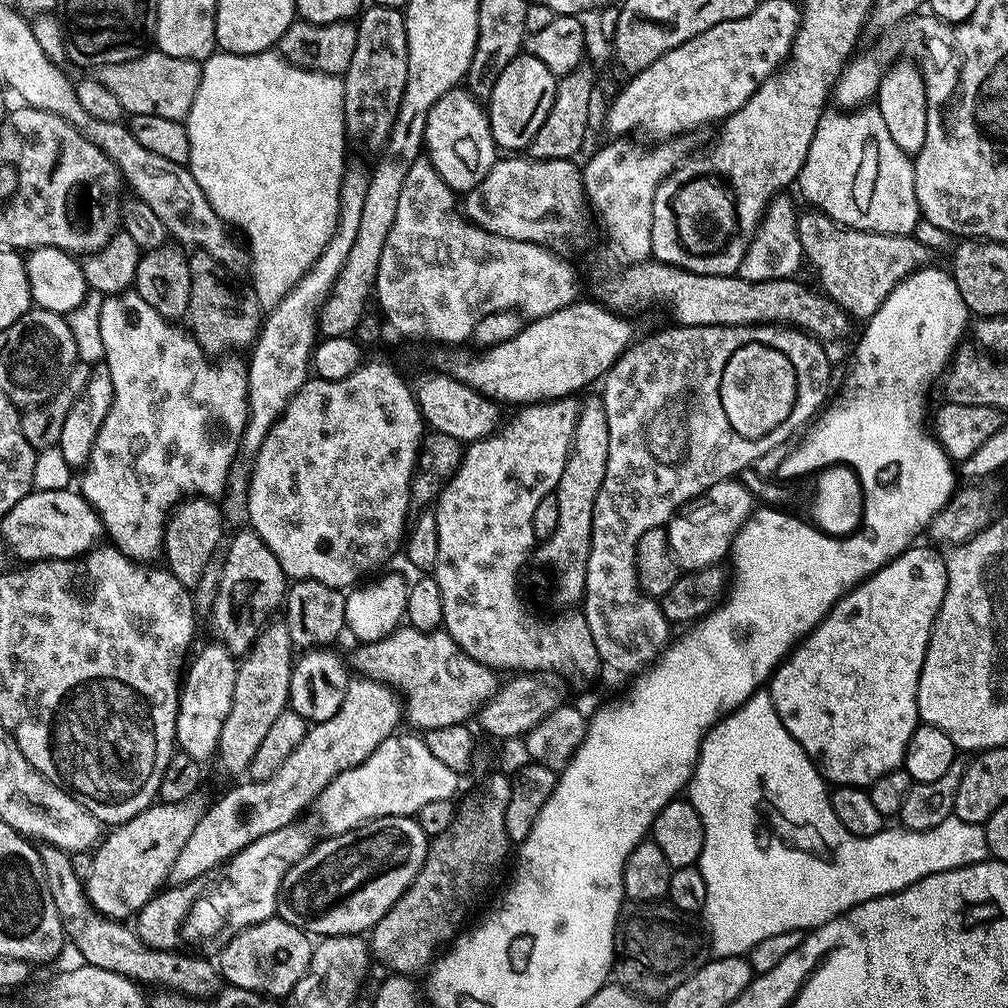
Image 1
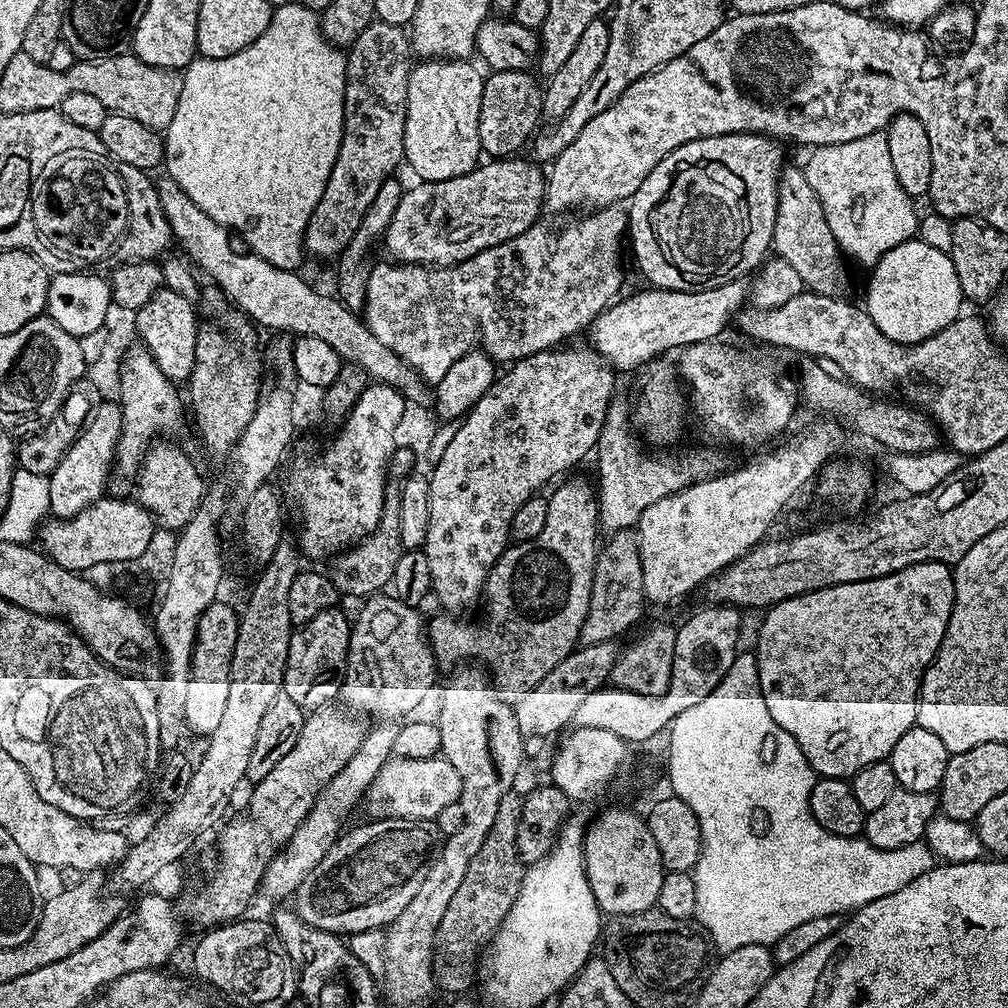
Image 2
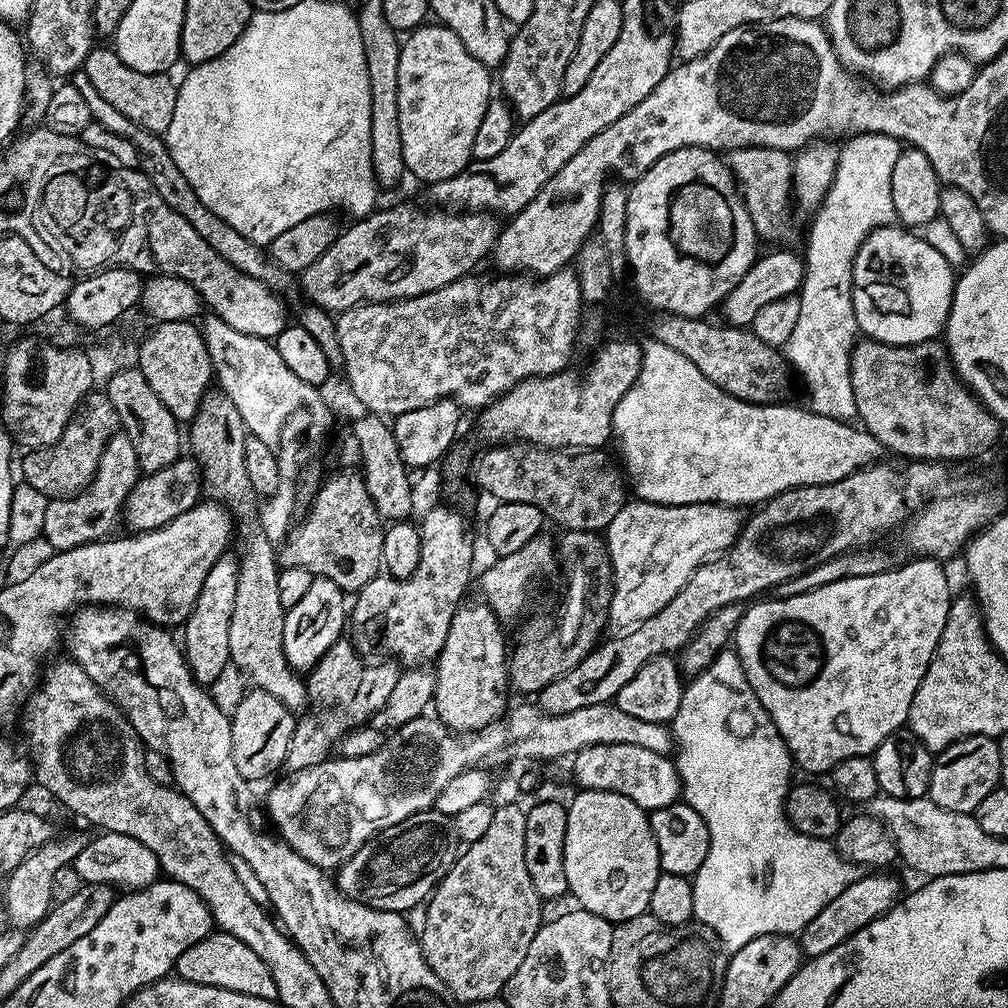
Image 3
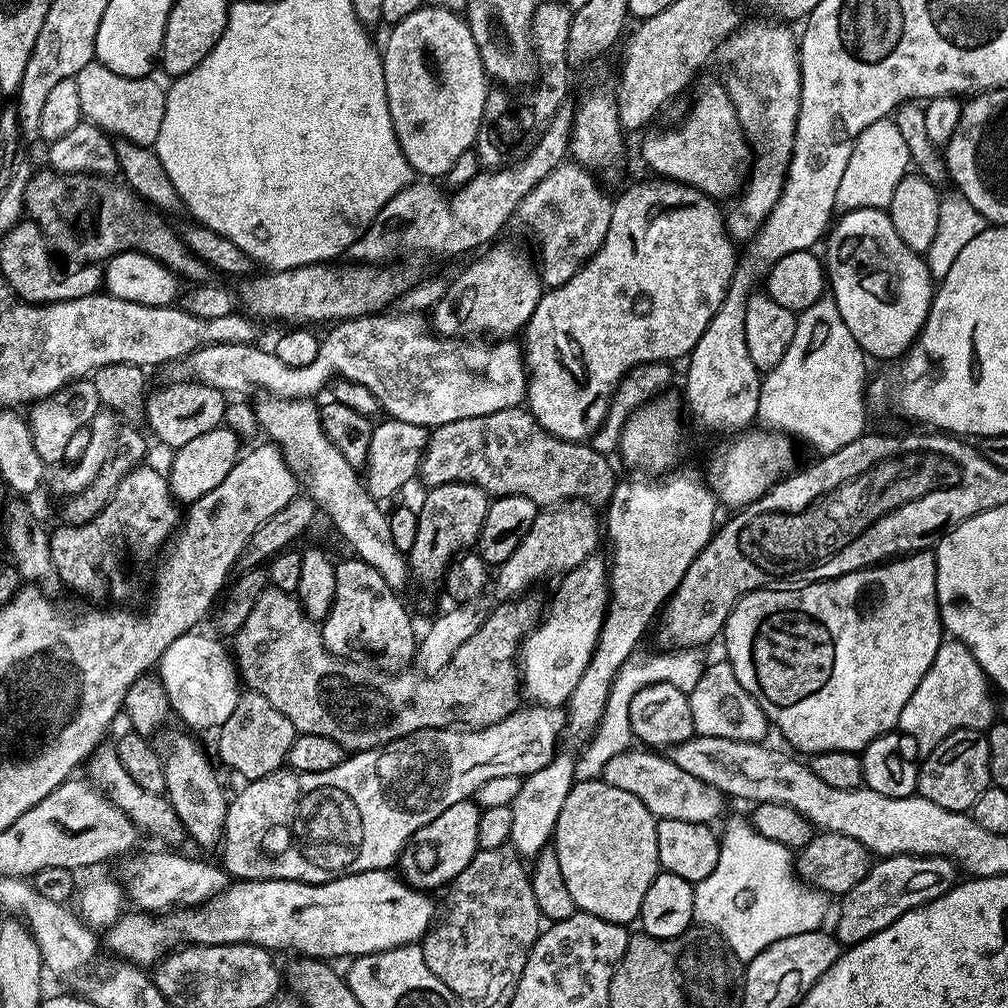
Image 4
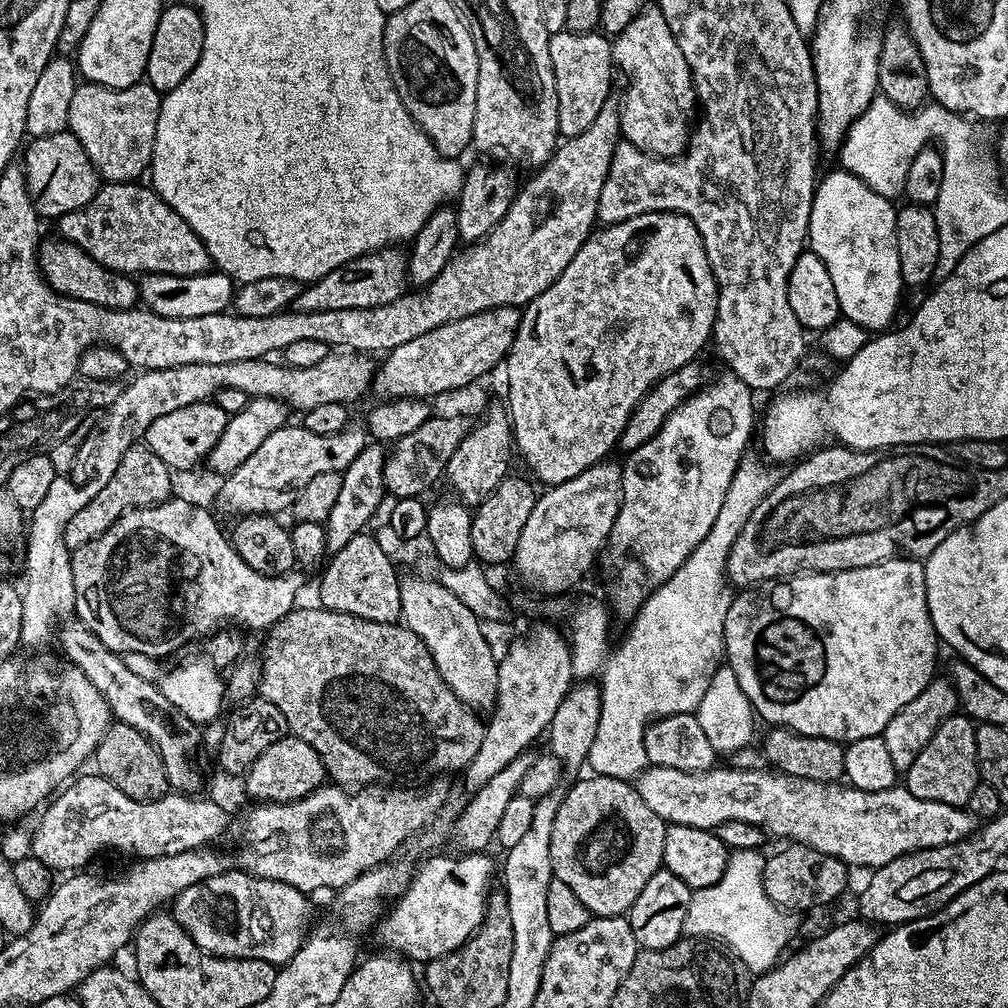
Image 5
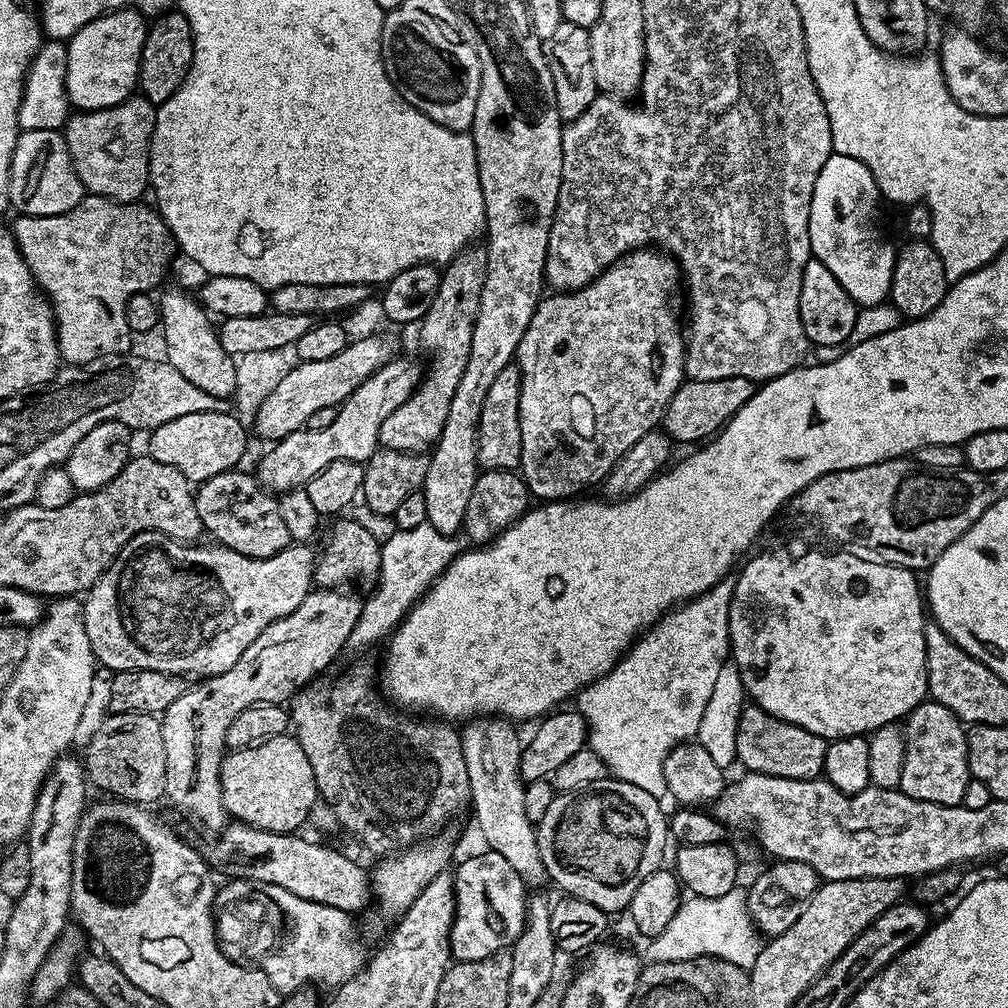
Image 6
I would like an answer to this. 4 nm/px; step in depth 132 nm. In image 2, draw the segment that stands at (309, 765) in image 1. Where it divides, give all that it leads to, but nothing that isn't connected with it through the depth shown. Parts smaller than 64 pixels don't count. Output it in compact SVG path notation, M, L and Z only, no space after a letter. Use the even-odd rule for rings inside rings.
M377 594L367 597L359 606L360 613L350 624L348 665L340 696L353 712L392 722L400 718L396 716L414 711L431 694L432 687L434 692L436 655L426 639L425 617L420 617L413 605L403 604L391 594Z

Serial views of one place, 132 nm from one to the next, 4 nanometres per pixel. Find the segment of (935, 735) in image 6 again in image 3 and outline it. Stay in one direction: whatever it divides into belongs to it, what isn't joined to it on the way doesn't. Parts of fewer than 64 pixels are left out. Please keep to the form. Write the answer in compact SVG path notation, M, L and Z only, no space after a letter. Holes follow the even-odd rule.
M967 736L935 753L927 799L955 812L975 813L978 802L1000 787L999 743L990 736Z

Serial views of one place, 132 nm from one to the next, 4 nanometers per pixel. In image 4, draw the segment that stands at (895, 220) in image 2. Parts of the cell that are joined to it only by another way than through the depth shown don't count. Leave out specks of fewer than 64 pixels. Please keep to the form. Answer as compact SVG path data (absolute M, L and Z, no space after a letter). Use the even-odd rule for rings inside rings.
M885 118L866 126L860 136L855 137L850 162L846 162L846 171L838 186L837 209L882 208L887 206L893 197L894 188L907 175L911 165L911 156L902 142L895 119ZM822 298L814 302L814 306L797 315L794 338L786 354L782 356L782 362L778 362L778 366L763 373L756 411L759 423L765 429L785 433L797 441L805 440L810 447L817 448L817 453L820 454L842 450L842 446L850 446L850 442L854 442L866 432L864 428L866 380L864 384L863 359L865 360L865 357L854 334L850 334L850 330L846 330L846 322L842 322L842 314L835 300Z

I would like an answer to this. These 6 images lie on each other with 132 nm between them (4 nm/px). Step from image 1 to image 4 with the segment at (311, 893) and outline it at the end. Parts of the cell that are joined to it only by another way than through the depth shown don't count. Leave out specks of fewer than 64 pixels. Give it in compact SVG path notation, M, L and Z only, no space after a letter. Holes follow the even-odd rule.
M469 798L462 802L454 802L450 810L442 810L434 822L426 822L416 831L414 839L400 853L398 872L405 881L411 882L421 890L433 890L451 882L455 876L469 871L472 860L478 855L478 820L481 807L475 799Z

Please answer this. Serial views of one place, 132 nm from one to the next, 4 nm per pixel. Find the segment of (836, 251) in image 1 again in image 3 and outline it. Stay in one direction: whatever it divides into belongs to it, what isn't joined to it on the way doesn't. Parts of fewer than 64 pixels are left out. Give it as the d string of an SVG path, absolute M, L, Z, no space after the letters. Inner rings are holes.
M733 148L726 156L743 199L754 222L754 230L761 241L780 240L788 232L792 220L794 197L792 194L793 157L782 150L773 148Z

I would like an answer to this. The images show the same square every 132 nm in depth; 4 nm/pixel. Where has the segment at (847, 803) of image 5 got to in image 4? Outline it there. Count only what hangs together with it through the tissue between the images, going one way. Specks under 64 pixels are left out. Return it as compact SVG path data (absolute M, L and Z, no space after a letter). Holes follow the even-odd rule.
M636 751L614 754L614 758L606 762L602 778L610 786L618 786L618 790L630 790L630 794L641 800L652 811L653 816L661 820L678 818L682 822L708 824L723 810L726 803L723 792L702 782L702 778L694 778L694 774L686 774L686 770L674 766L674 762L659 751Z

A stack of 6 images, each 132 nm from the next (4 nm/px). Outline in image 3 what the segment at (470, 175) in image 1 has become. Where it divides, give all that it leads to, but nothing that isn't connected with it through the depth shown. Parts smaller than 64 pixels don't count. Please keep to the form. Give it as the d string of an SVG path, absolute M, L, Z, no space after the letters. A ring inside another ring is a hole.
M425 22L403 37L398 58L398 119L402 154L411 175L434 185L468 167L482 114L494 96L494 80L488 76L490 69L462 46L462 38L439 22Z

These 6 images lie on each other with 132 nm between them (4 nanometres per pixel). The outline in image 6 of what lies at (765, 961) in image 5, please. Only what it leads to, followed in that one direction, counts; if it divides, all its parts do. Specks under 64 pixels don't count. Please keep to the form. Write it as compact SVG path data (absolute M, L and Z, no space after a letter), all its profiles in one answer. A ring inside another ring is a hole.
M737 886L730 890L730 894L722 894L718 898L692 896L685 899L678 914L670 918L670 926L666 926L662 934L651 937L647 944L647 959L652 962L678 962L699 956L717 956L750 970L760 953L762 936L748 912L748 893L743 887Z

